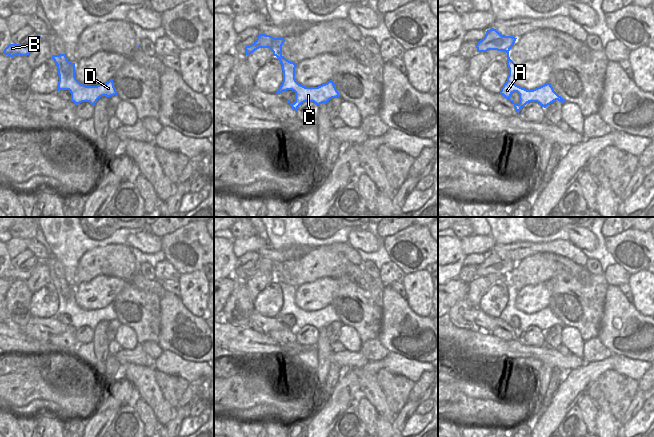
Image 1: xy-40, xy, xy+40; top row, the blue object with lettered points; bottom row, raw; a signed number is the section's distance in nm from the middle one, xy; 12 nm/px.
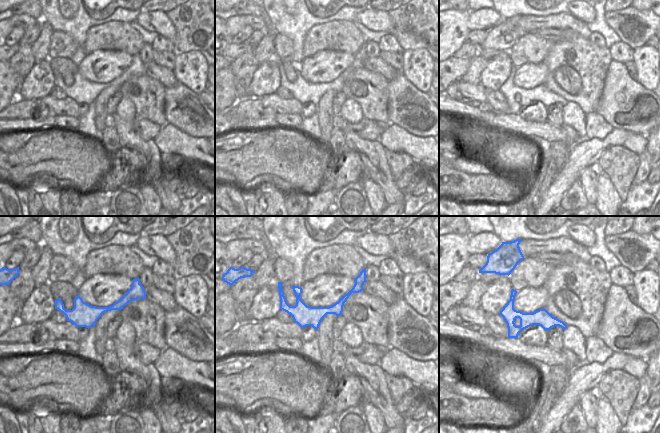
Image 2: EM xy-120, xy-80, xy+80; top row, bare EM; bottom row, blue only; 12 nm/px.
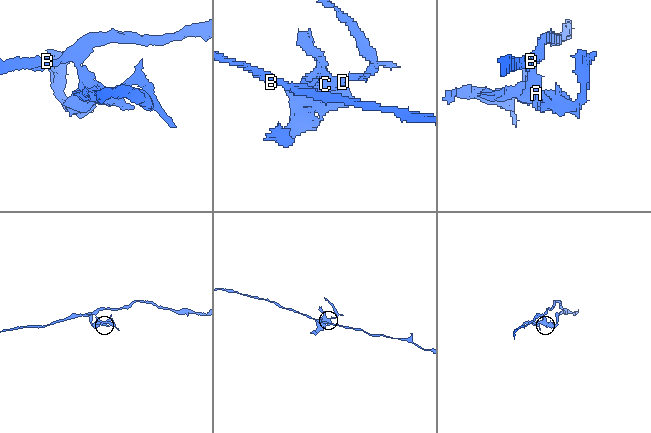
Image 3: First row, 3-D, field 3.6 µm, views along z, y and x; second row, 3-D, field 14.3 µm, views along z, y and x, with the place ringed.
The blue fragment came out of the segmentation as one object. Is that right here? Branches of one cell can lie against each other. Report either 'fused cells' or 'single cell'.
single cell

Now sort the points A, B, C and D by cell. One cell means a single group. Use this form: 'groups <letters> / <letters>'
groups A B C D

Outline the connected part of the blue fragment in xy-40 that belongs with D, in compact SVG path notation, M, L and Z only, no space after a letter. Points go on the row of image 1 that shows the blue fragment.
M65 54L53 55L51 58L57 65L59 75L56 90L69 90L71 93L71 101L76 105L82 102L89 102L94 106L97 100L102 96L109 98L117 95L112 78L105 84L86 86L76 79L75 63L70 62Z

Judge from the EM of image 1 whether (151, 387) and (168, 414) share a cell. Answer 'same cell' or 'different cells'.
same cell

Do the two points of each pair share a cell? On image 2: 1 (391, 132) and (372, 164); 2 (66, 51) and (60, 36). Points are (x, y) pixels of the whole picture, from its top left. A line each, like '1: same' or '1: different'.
1: different
2: same

